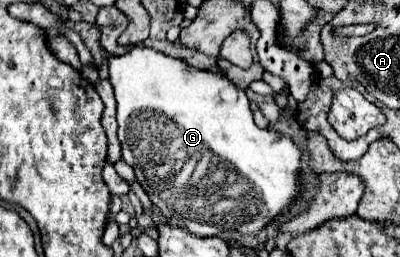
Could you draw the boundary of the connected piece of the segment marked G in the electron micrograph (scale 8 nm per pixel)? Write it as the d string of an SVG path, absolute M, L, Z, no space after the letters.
M134 46L122 56L108 56L108 80L114 88L114 96L118 102L118 140L122 144L122 160L128 162L134 168L138 184L144 188L144 192L150 196L154 206L168 218L178 220L184 228L188 228L196 236L226 236L226 232L238 232L238 234L258 234L266 224L276 220L282 212L286 212L302 194L302 182L300 182L300 158L302 150L296 146L296 142L280 132L274 130L262 130L254 124L250 100L246 98L246 92L238 86L234 86L224 74L210 72L210 70L198 70L188 66L182 60L170 58L162 52L156 52L152 48Z

